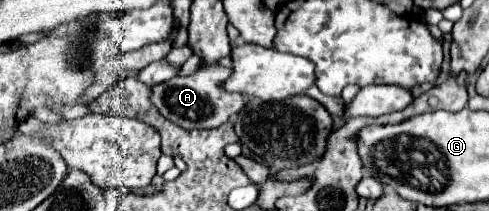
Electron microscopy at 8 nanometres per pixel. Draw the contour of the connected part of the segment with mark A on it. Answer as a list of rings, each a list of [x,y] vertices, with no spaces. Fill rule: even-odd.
[[[208,65],[208,69],[198,69],[188,77],[172,77],[164,85],[152,87],[152,103],[160,109],[160,115],[168,117],[172,123],[184,129],[212,129],[230,121],[244,109],[246,101],[240,93],[230,93],[224,89],[224,81],[232,75],[230,67]]]

